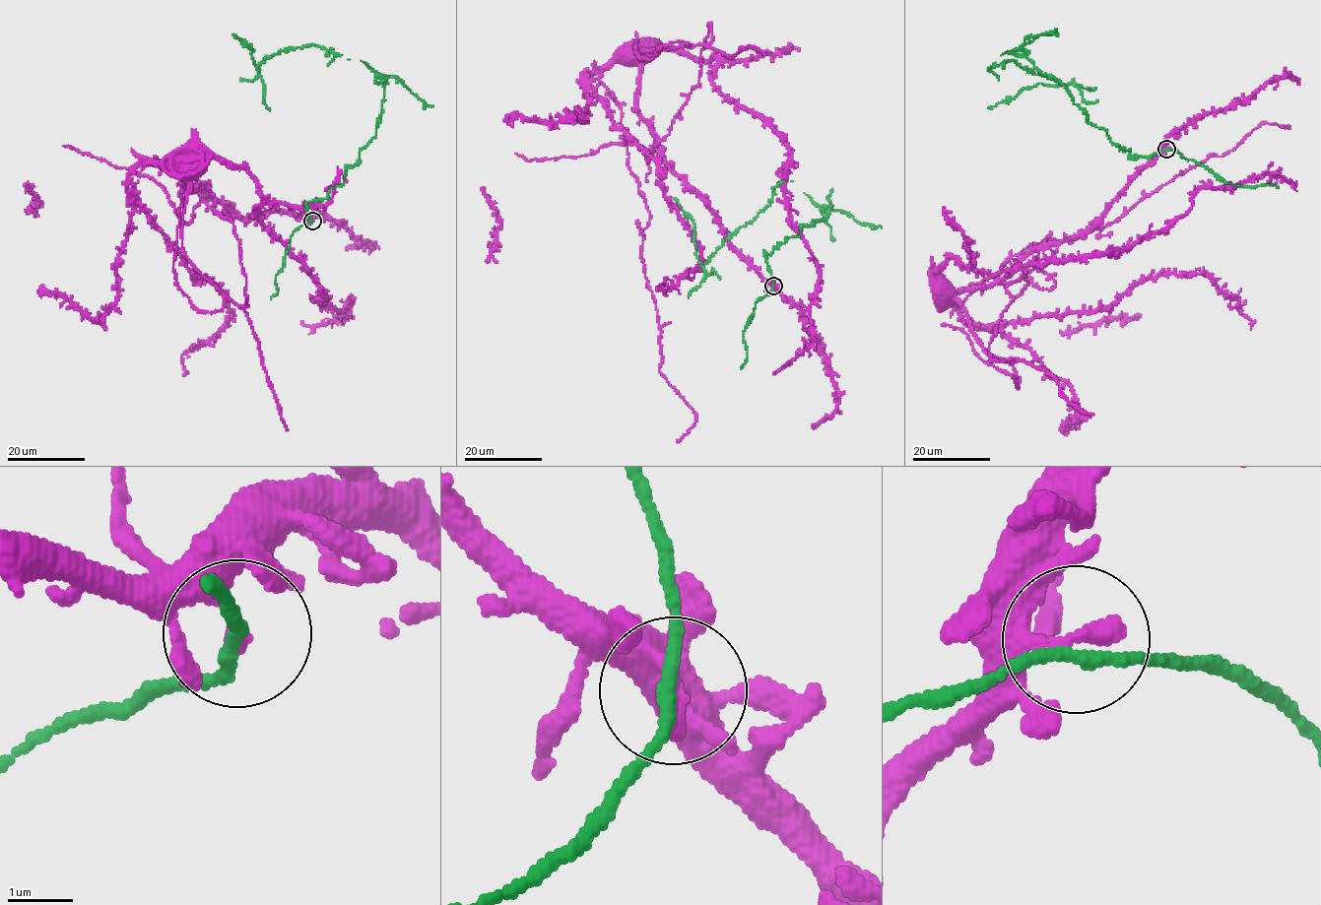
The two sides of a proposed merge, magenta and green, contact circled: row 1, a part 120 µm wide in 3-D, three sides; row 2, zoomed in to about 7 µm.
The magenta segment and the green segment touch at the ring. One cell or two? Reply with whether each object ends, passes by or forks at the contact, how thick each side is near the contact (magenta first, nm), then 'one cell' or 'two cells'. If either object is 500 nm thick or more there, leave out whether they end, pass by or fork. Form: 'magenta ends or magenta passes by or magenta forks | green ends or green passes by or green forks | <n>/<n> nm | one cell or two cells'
magenta ends | green passes by | 320/180 nm | two cells

